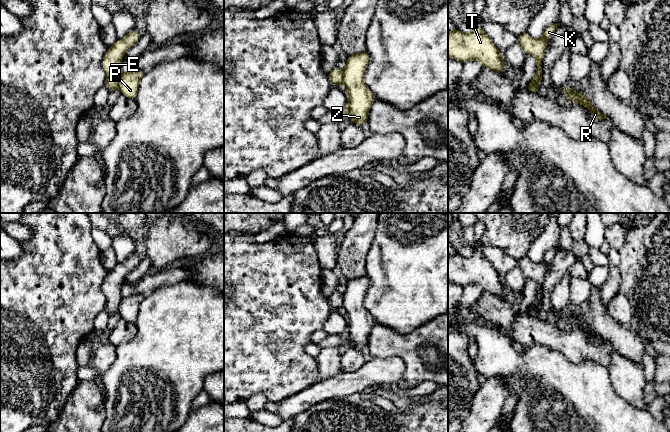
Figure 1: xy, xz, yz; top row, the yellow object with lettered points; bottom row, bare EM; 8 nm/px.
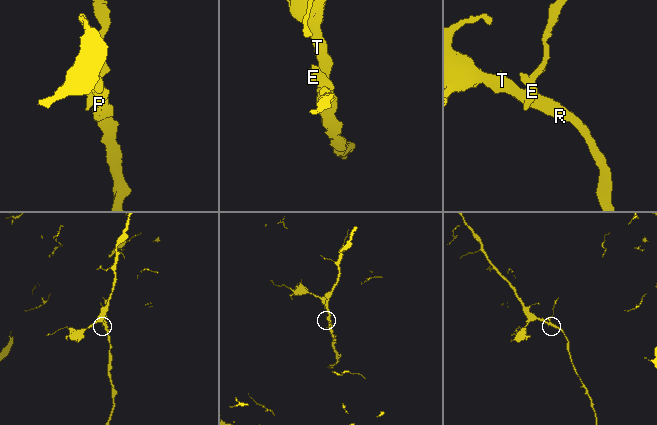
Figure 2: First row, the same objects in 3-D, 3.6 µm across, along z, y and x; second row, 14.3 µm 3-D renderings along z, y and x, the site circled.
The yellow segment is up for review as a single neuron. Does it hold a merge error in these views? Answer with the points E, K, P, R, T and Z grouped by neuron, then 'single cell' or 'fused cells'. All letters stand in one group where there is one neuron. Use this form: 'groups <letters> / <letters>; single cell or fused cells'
groups E K / P R T Z; fused cells

